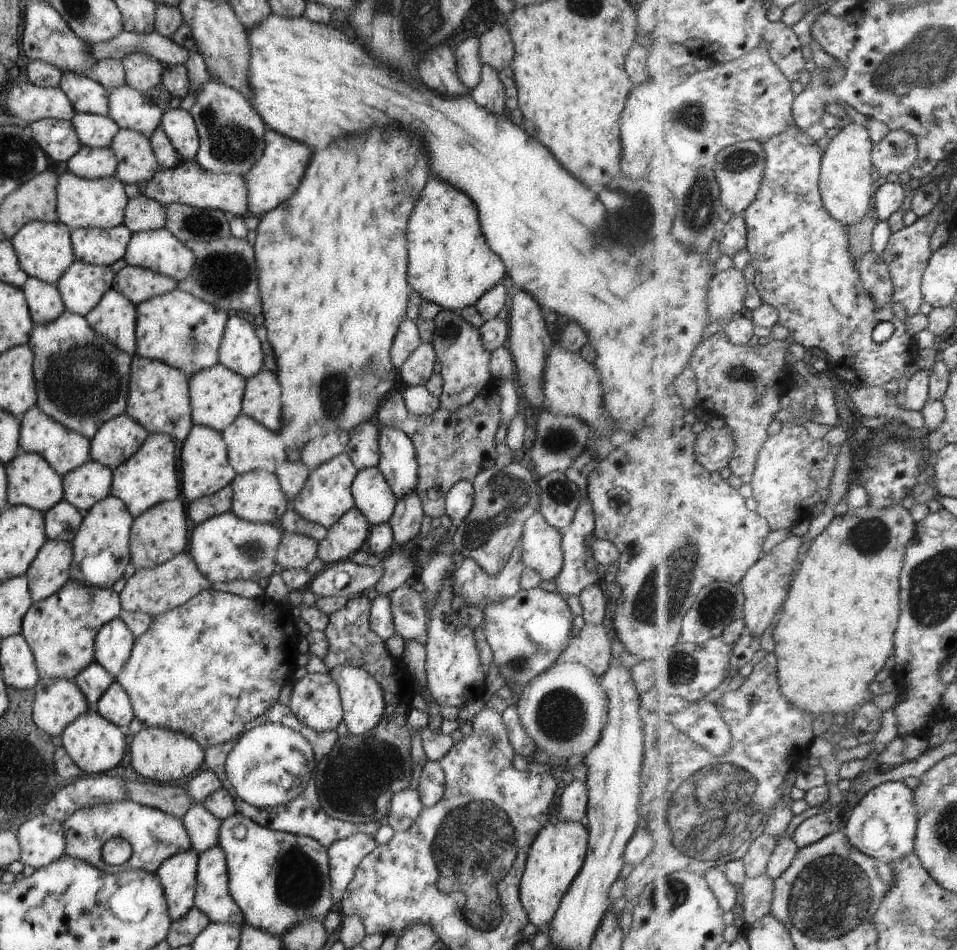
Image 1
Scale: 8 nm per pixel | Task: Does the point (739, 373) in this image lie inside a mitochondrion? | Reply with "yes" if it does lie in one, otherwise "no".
yes

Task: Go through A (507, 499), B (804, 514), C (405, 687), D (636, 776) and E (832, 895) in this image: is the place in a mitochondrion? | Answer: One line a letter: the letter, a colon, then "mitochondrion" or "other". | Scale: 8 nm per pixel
A: mitochondrion
B: other
C: other
D: other
E: mitochondrion

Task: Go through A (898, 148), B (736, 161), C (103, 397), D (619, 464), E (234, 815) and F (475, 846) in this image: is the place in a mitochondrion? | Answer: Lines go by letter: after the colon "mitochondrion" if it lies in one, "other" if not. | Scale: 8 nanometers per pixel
A: mitochondrion
B: mitochondrion
C: mitochondrion
D: other
E: other
F: mitochondrion

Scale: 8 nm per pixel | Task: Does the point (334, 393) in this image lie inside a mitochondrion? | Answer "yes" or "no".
yes

